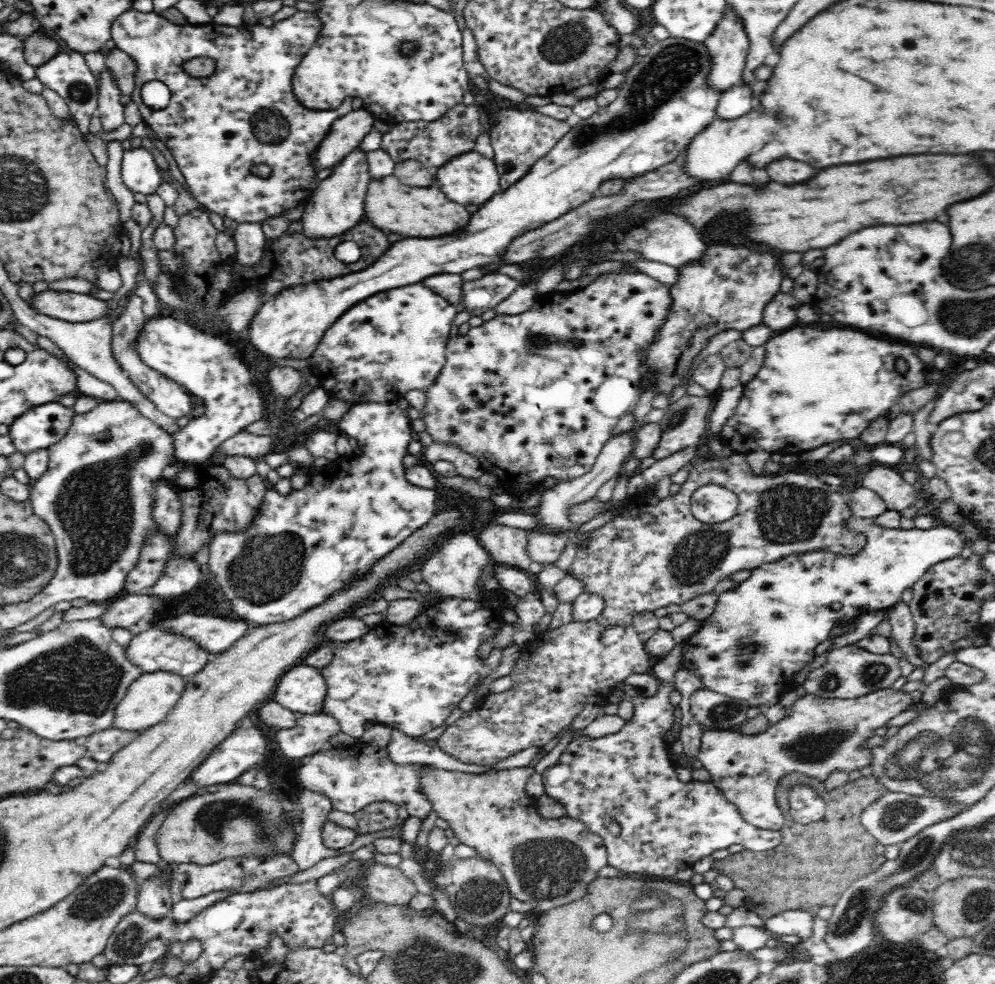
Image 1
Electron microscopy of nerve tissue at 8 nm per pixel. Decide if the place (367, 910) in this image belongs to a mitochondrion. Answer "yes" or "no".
no

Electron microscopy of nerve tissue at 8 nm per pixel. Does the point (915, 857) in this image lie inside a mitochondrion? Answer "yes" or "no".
yes

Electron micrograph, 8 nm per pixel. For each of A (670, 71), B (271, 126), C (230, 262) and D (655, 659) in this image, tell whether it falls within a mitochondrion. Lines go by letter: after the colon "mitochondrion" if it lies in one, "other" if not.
A: mitochondrion
B: mitochondrion
C: other
D: other

